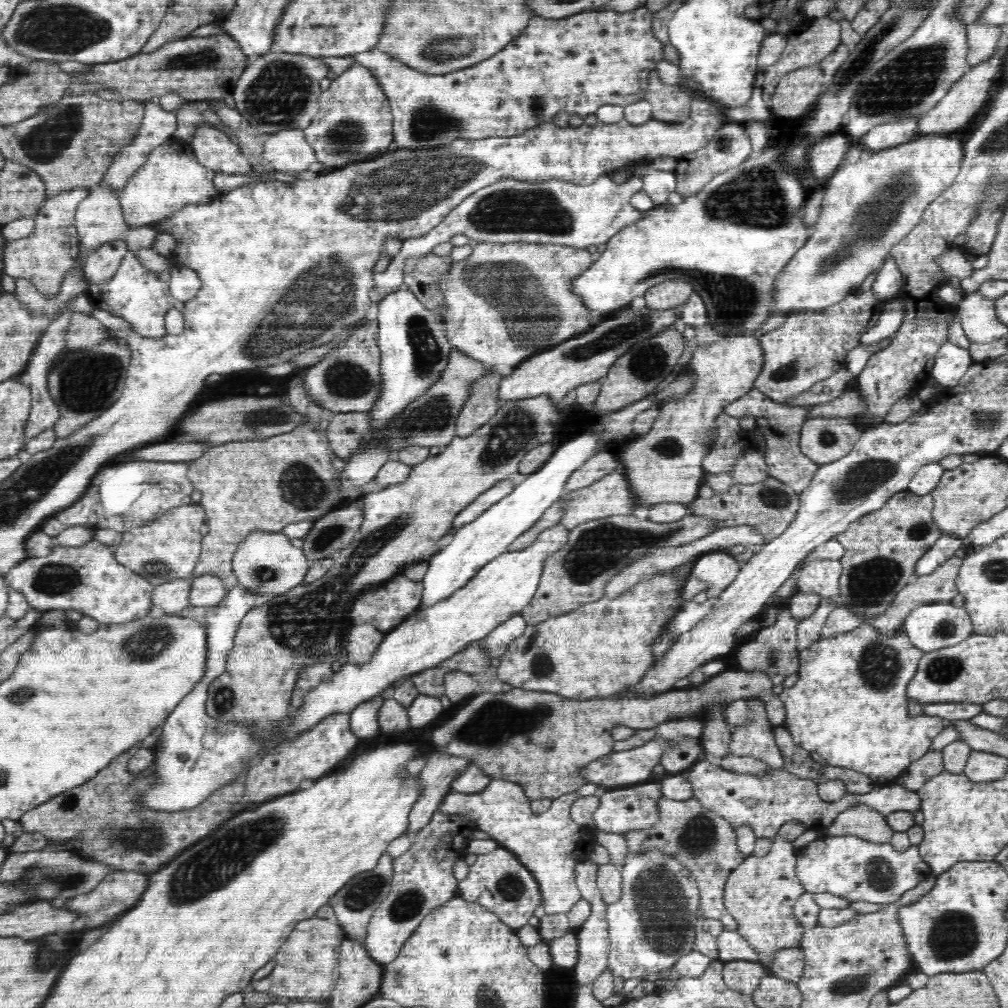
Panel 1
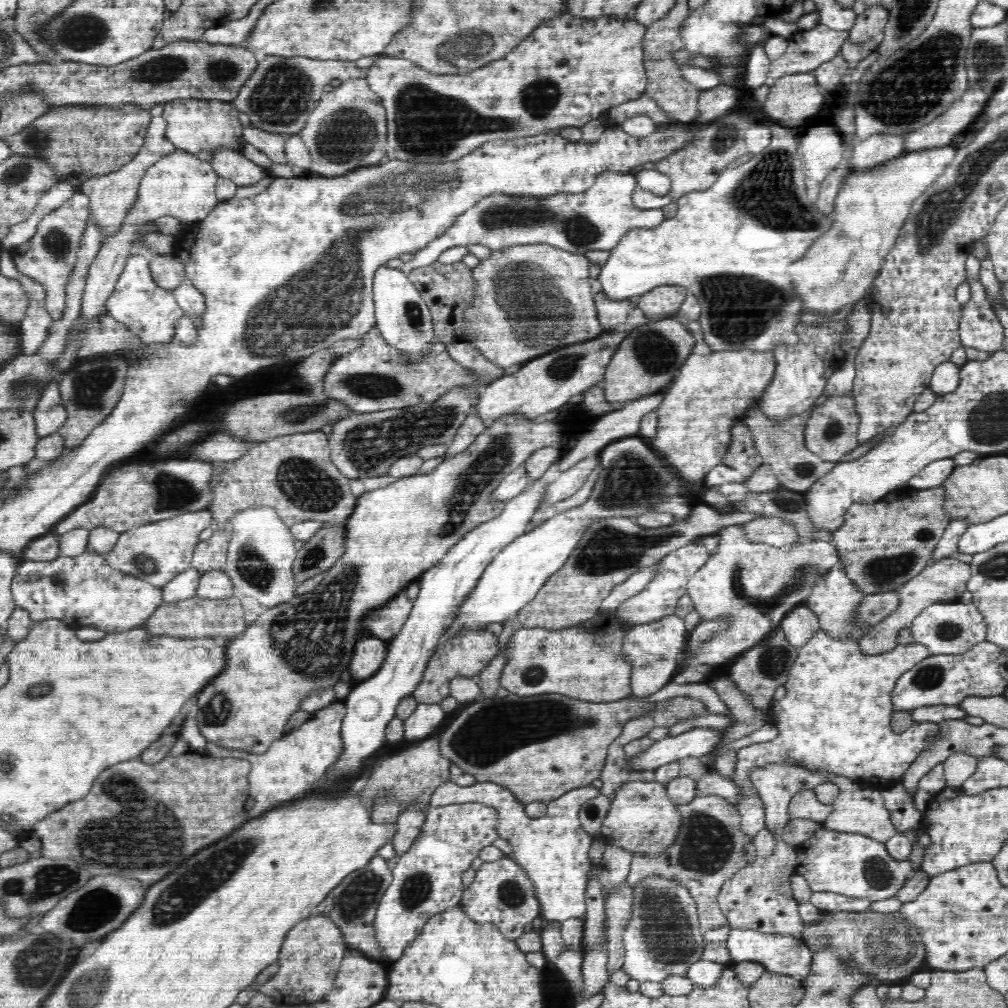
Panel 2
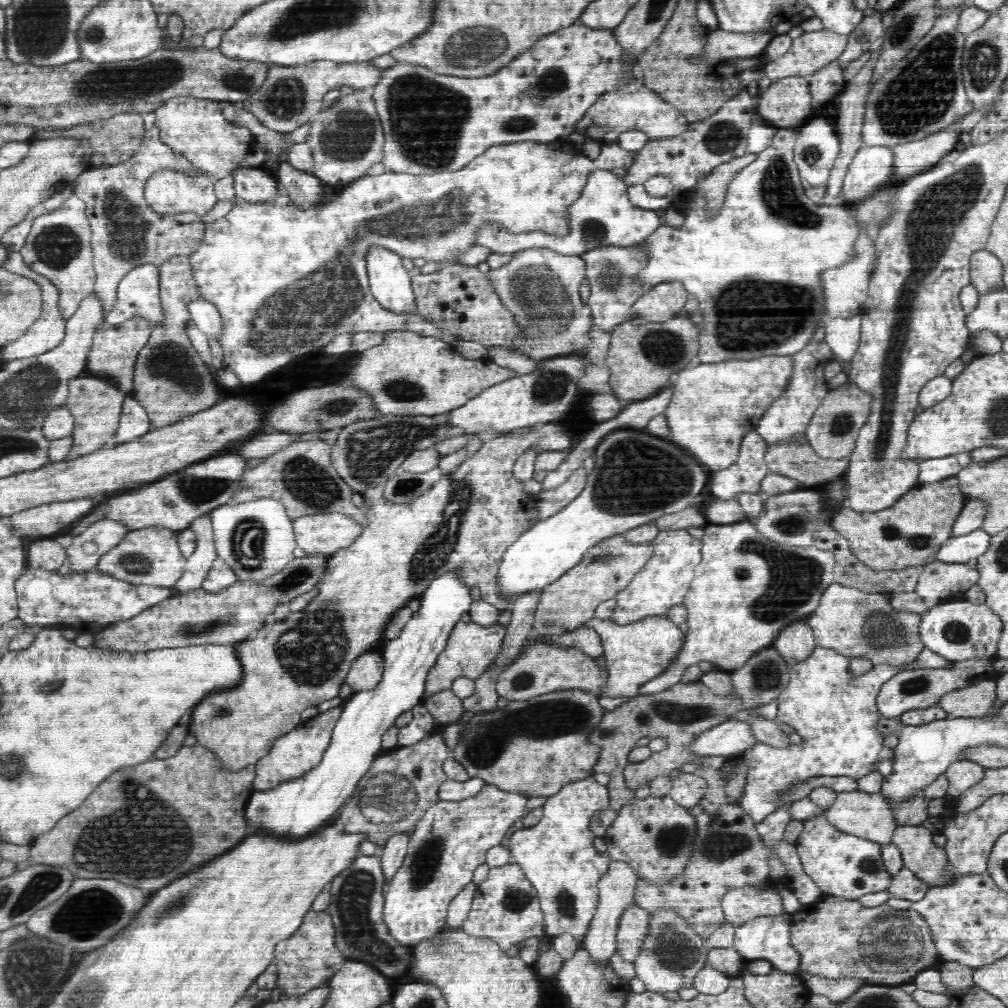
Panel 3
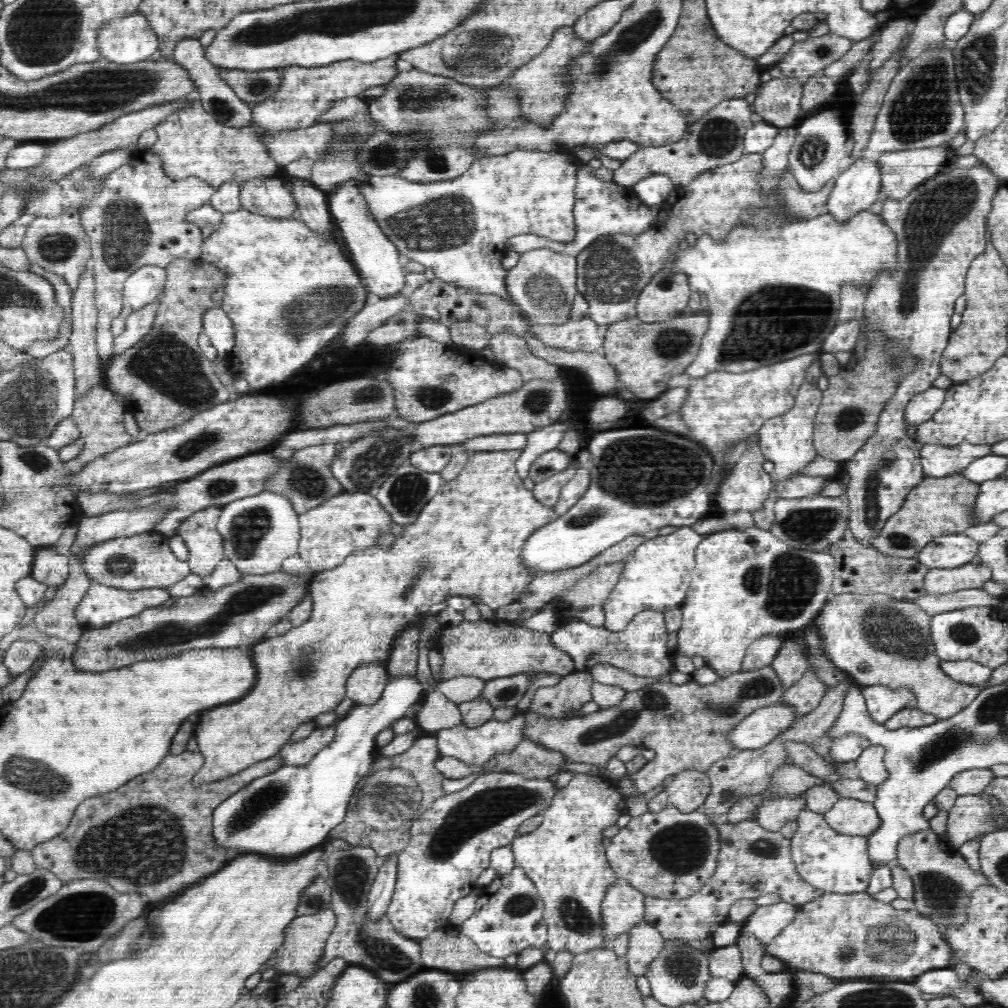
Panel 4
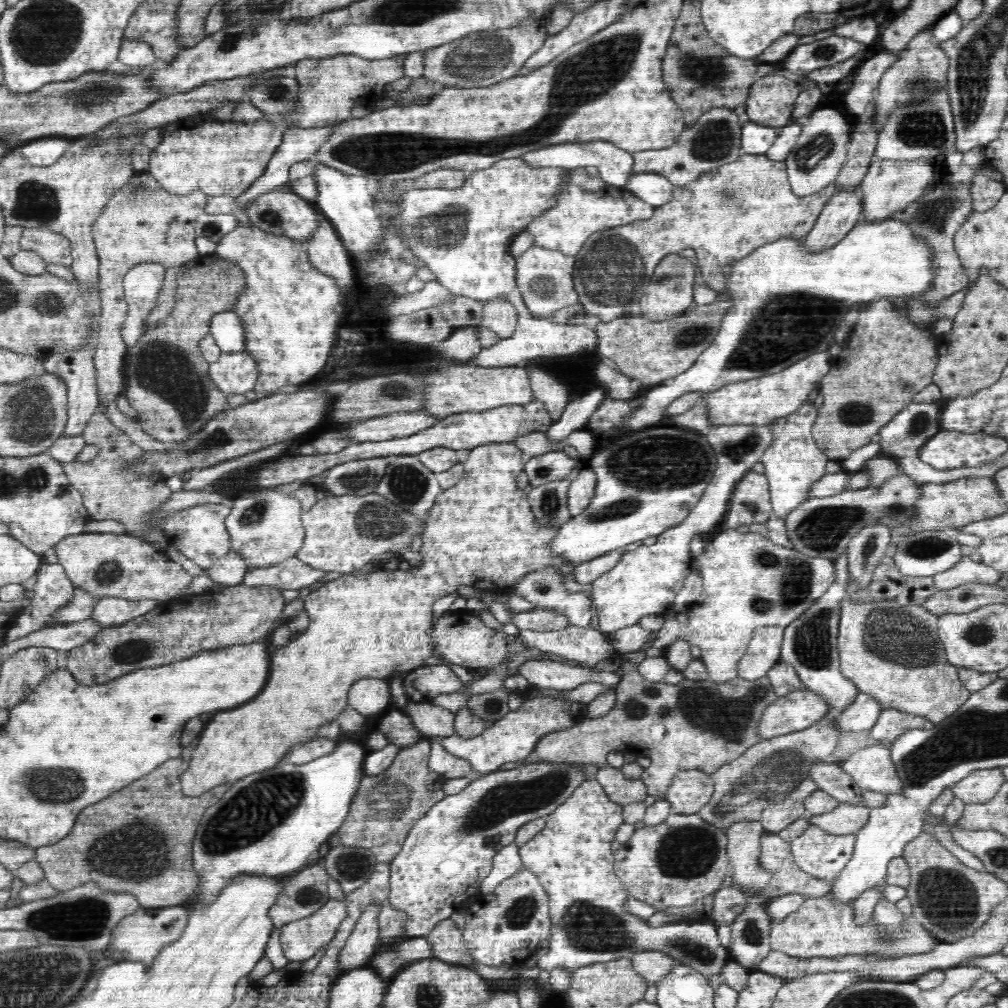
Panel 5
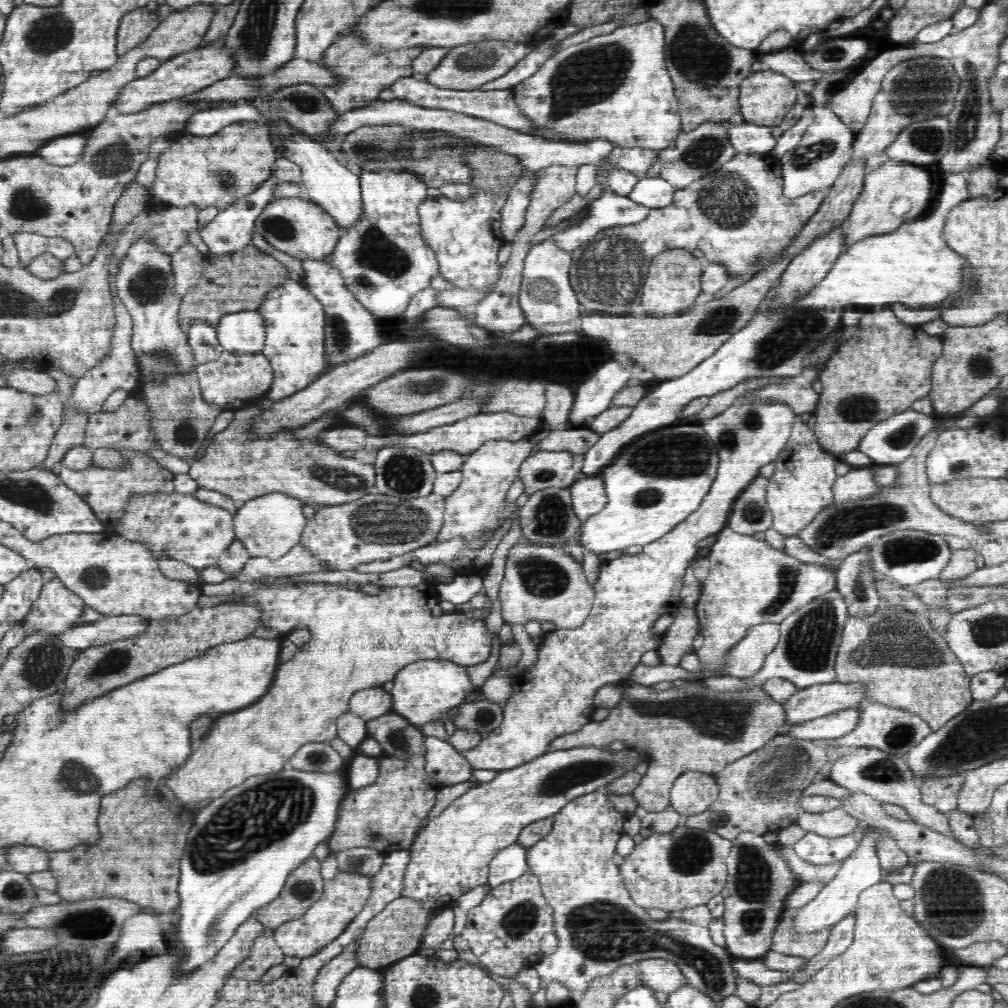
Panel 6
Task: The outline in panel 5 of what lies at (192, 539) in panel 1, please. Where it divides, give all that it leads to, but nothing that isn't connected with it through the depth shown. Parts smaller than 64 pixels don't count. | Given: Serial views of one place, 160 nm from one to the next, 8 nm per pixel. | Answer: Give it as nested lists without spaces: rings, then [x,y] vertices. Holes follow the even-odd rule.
[[[84,533],[64,537],[52,552],[64,568],[71,583],[98,598],[115,596],[124,600],[158,600],[159,603],[190,595],[188,587],[193,576],[179,563],[156,550],[150,542],[132,535]]]

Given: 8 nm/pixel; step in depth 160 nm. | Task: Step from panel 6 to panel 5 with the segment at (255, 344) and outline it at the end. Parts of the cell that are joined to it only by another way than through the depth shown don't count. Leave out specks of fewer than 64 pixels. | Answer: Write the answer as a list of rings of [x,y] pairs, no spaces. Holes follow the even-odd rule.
[[[232,311],[216,314],[210,322],[210,335],[214,337],[222,353],[244,353],[246,351],[246,330]]]

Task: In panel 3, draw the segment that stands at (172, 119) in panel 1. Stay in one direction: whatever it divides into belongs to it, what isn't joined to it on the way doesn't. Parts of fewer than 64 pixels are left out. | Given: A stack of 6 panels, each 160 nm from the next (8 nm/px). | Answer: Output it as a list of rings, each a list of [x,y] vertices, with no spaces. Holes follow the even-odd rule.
[[[155,125],[146,130],[143,136],[142,144],[139,149],[130,157],[126,163],[120,163],[114,166],[102,168],[88,169],[79,174],[75,181],[74,194],[85,202],[88,222],[92,231],[91,243],[93,252],[93,263],[96,275],[94,295],[98,299],[98,303],[102,305],[104,310],[104,318],[100,325],[105,324],[107,315],[114,309],[117,300],[117,289],[120,280],[128,274],[129,270],[134,270],[136,266],[143,264],[155,264],[157,267],[164,264],[168,258],[173,256],[189,257],[200,248],[200,242],[204,238],[205,227],[203,225],[191,225],[189,223],[178,223],[171,214],[160,214],[146,202],[144,189],[148,178],[152,174],[164,170],[178,170],[182,174],[194,176],[198,174],[198,169],[181,154],[174,154],[171,146],[164,144],[159,139],[159,130]]]

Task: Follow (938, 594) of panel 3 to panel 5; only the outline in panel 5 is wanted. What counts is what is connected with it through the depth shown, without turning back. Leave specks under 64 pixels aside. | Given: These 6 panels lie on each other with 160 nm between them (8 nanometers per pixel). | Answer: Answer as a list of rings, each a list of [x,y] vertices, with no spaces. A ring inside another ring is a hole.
[[[962,555],[959,561],[956,566],[933,576],[936,589],[943,591],[968,583],[992,584],[1000,578],[994,568],[982,562],[974,562],[970,555]]]

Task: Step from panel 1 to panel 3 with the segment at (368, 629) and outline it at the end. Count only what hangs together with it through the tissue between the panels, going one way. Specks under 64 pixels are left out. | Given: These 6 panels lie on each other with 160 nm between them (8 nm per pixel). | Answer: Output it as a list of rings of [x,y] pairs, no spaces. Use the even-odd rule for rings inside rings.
[[[379,650],[362,654],[352,666],[347,674],[345,684],[347,684],[352,693],[362,690],[372,690],[378,686],[383,676],[384,659]]]

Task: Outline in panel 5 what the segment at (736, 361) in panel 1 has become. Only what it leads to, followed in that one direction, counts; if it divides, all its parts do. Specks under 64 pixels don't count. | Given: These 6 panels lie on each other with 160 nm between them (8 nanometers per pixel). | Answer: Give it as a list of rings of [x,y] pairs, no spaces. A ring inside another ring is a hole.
[[[828,351],[818,352],[801,359],[789,368],[766,374],[752,380],[732,382],[718,390],[706,392],[702,402],[708,407],[708,418],[711,426],[730,426],[744,424],[745,426],[764,426],[777,418],[795,413],[806,402],[808,394],[818,388],[818,384],[830,371],[834,358]]]

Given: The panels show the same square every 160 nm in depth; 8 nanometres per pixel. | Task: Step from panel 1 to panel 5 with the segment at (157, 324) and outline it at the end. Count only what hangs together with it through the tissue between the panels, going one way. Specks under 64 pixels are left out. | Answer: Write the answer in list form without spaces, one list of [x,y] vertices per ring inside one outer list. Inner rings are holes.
[[[143,262],[132,267],[124,275],[124,297],[125,302],[128,304],[128,315],[125,324],[122,326],[121,334],[127,349],[133,348],[147,332],[147,326],[145,326],[146,320],[150,317],[151,311],[156,309],[158,298],[160,297],[163,280],[165,279],[165,270],[167,268],[155,262]]]

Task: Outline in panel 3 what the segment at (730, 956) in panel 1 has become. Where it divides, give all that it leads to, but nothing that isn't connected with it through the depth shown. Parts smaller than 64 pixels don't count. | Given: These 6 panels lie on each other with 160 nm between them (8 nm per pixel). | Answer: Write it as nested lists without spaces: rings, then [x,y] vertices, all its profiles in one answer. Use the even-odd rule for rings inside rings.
[[[784,912],[782,916],[760,916],[735,927],[733,947],[742,955],[745,962],[767,960],[773,968],[796,974],[801,970],[799,952],[790,944],[791,914]]]

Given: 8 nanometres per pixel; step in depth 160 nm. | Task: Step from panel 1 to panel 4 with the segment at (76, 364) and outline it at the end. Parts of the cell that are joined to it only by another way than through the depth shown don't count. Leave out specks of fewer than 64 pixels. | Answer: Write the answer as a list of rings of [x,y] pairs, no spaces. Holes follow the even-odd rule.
[[[94,386],[92,390],[88,390],[88,394],[84,394],[84,398],[75,398],[71,416],[78,426],[79,438],[84,440],[84,450],[74,460],[64,461],[64,468],[69,471],[69,474],[78,474],[80,470],[84,470],[88,462],[137,440],[125,430],[125,411],[126,407],[119,403],[117,395],[104,386]]]

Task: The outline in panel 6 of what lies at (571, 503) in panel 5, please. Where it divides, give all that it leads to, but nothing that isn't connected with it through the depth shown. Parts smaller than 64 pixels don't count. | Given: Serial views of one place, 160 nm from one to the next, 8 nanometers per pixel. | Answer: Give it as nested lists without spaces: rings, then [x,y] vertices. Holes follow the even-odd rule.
[[[599,475],[581,476],[568,489],[571,492],[573,511],[581,521],[600,512],[608,502],[604,481]]]

